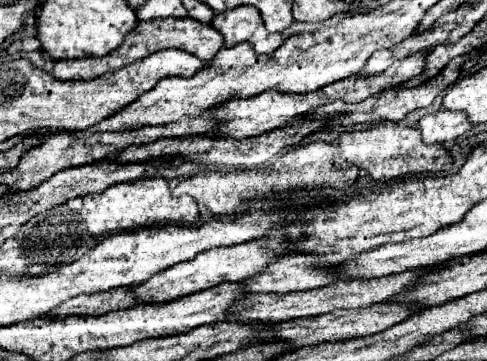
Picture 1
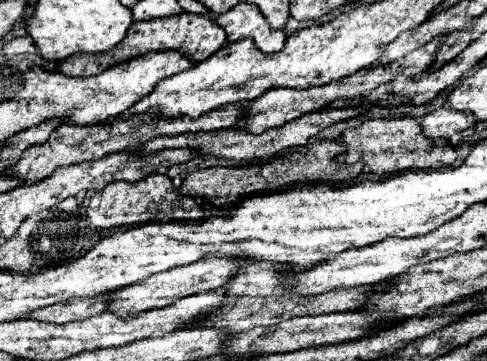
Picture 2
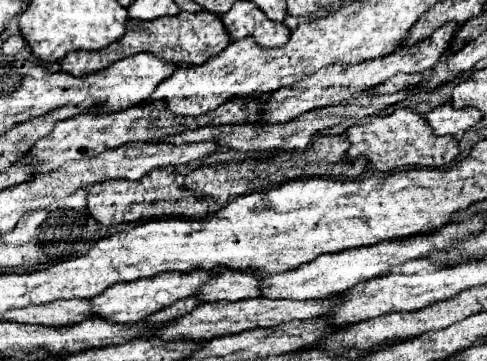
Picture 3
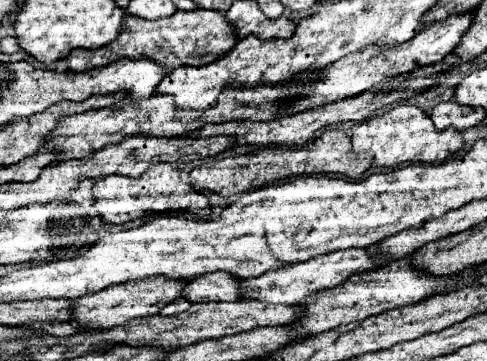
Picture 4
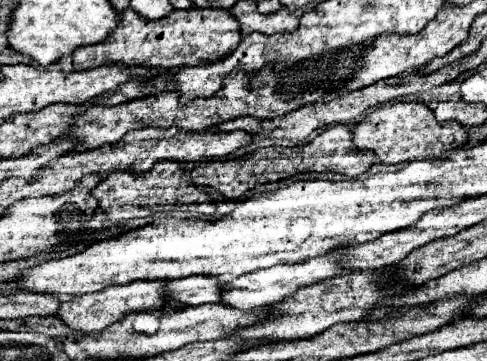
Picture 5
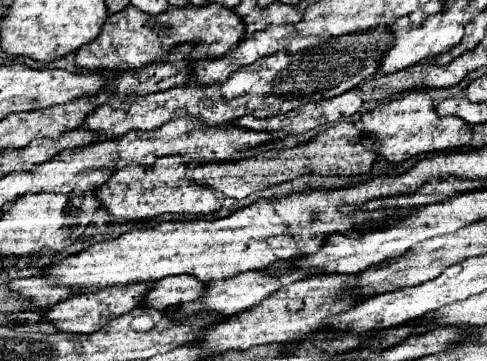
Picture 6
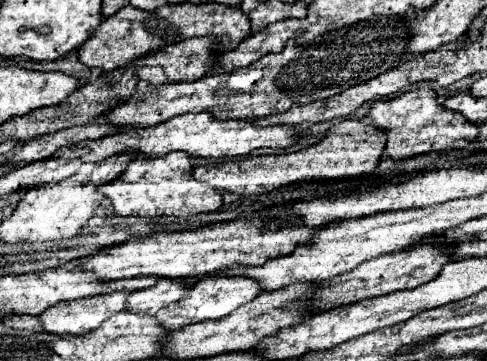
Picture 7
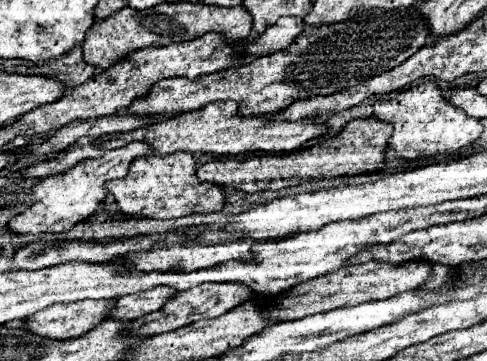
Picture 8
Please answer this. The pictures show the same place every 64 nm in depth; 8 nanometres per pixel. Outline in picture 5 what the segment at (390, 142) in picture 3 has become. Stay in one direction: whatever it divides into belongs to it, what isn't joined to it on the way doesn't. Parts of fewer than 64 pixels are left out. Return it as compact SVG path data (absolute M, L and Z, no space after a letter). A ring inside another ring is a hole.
M394 102L386 104L354 126L354 146L358 150L372 150L384 164L400 164L412 160L426 160L448 150L460 148L468 142L468 134L460 124L436 124L432 110L422 102Z

